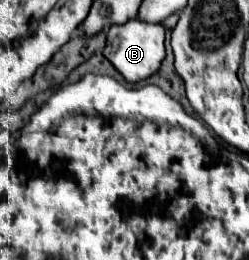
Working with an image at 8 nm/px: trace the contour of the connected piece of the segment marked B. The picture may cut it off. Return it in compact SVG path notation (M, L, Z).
M133 19L123 25L111 25L107 33L107 45L103 49L103 55L125 77L125 81L137 83L137 81L151 77L161 67L161 61L165 59L163 41L165 41L163 25L153 25L153 23Z

